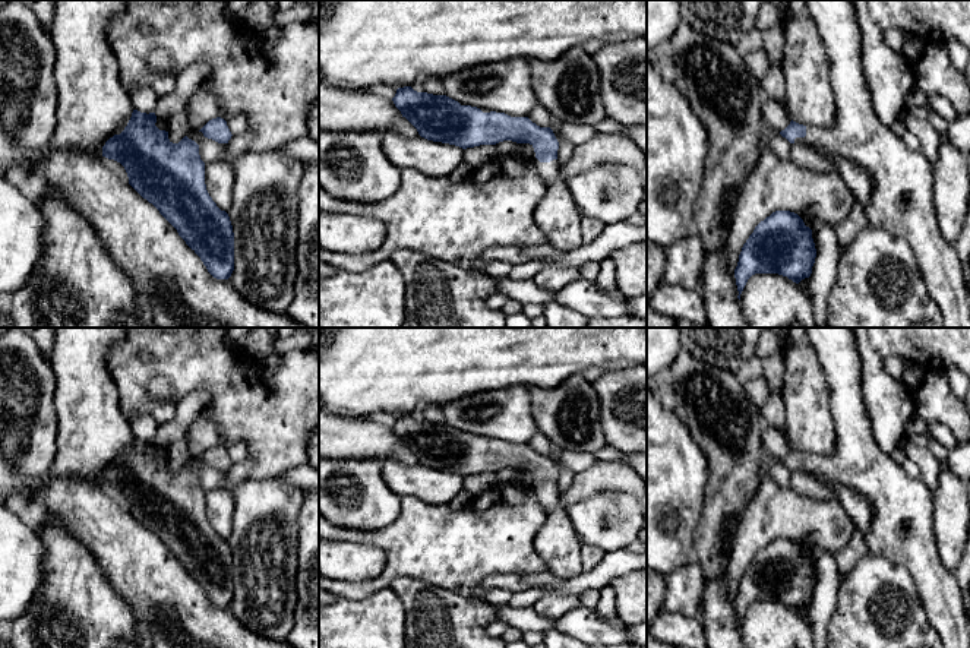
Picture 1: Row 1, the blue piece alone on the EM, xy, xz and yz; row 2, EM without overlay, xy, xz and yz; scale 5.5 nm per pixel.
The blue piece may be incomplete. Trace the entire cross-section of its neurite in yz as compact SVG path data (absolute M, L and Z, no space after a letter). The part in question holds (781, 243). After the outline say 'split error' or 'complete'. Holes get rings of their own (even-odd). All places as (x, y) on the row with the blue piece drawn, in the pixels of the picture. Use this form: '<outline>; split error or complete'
M790 211L772 212L770 216L767 216L755 227L753 233L749 236L749 238L742 247L742 252L739 255L739 262L734 269L734 278L739 291L737 298L740 300L740 294L748 279L755 274L778 274L799 284L802 279L811 276L815 257L816 257L816 249L812 238L812 230L805 225L803 219L797 214Z; complete

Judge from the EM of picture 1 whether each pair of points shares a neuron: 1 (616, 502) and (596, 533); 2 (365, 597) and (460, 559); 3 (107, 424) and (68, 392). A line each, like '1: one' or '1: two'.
1: one
2: one
3: one

